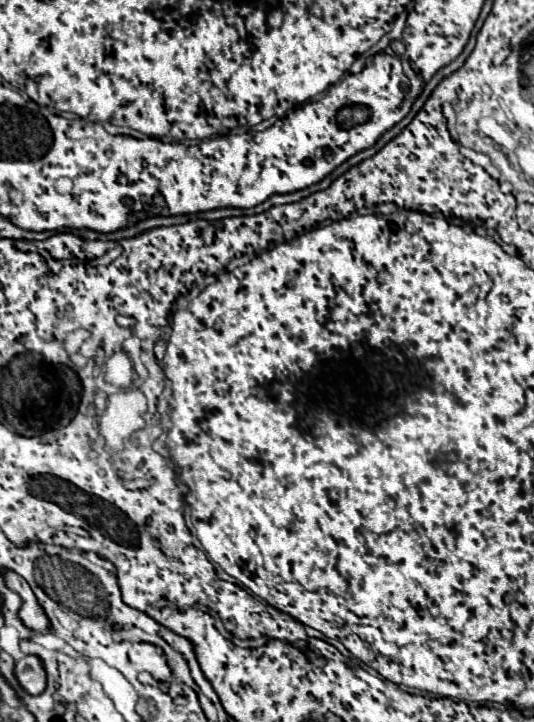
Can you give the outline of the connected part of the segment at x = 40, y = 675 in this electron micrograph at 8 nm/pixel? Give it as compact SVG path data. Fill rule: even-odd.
M24 656L16 662L16 676L22 688L36 696L46 690L46 670L38 656Z

